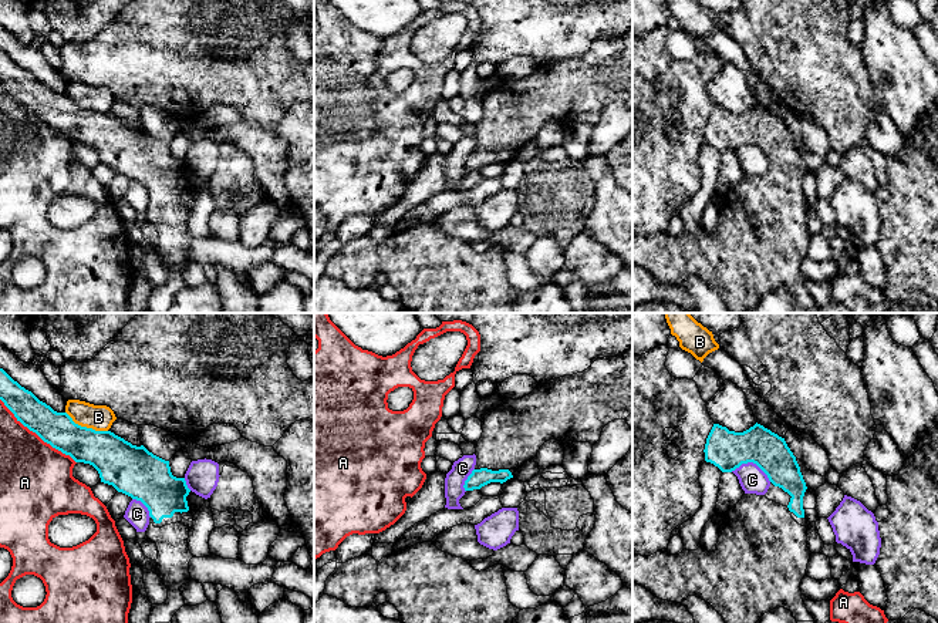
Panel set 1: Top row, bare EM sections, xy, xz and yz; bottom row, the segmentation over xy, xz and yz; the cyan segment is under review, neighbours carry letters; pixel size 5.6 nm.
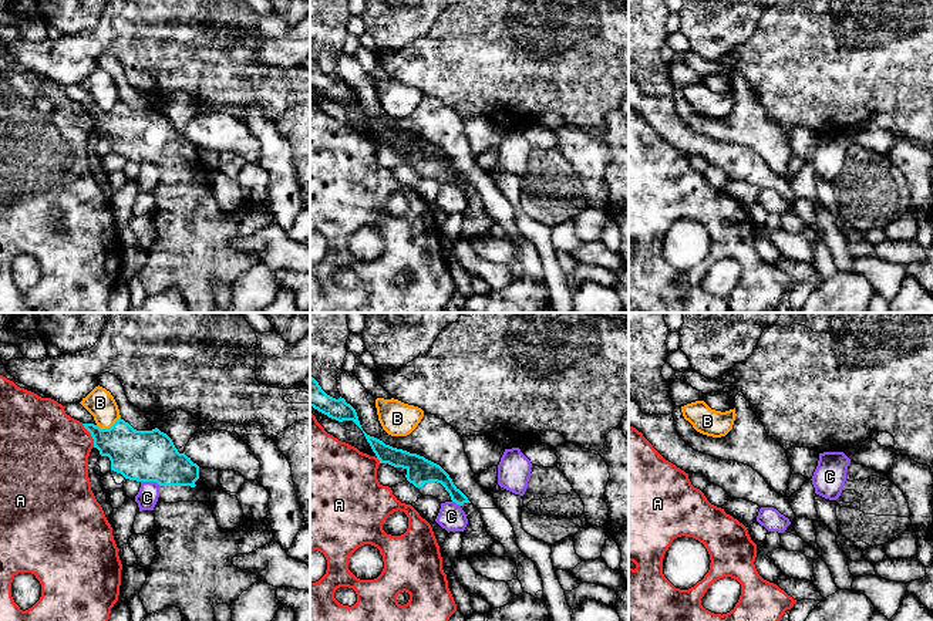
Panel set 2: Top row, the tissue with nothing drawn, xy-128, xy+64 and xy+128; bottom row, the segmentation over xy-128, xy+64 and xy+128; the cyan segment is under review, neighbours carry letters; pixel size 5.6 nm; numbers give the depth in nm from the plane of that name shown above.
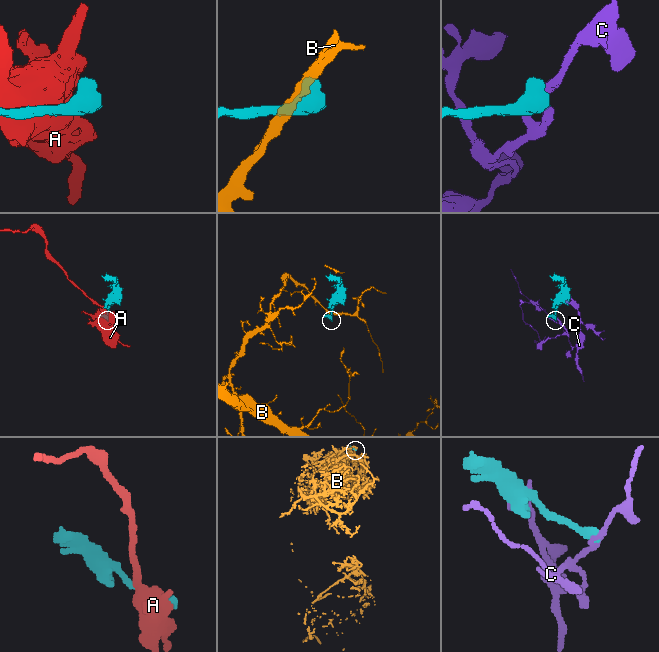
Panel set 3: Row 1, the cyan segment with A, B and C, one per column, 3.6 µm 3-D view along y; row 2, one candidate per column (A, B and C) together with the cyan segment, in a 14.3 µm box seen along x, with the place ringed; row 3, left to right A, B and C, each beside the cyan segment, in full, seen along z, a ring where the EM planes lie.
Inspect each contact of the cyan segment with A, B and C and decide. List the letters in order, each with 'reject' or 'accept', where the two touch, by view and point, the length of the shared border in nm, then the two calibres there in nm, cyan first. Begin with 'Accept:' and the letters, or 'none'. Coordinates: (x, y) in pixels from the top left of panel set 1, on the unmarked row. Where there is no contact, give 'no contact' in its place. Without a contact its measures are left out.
Accept: none
A: reject | xy (37, 115) | 550 nm | 200/400 nm
B: reject | xy (85, 108) | 260 nm | 240/140 nm
C: reject | yz (752, 142) | 240 nm | 220/150 nm

